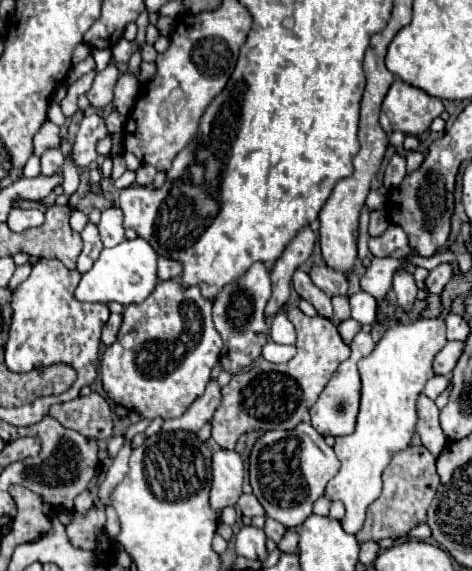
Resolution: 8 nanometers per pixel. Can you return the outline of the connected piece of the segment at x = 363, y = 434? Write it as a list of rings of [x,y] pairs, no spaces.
[[[420,319],[408,325],[396,325],[376,343],[374,351],[358,361],[362,377],[360,413],[356,429],[350,435],[336,437],[334,451],[340,459],[340,471],[330,479],[326,497],[342,501],[346,515],[340,521],[346,533],[358,533],[364,523],[366,507],[382,493],[382,471],[394,453],[406,449],[416,425],[416,399],[432,373],[432,359],[446,345],[446,325],[442,319]]]

